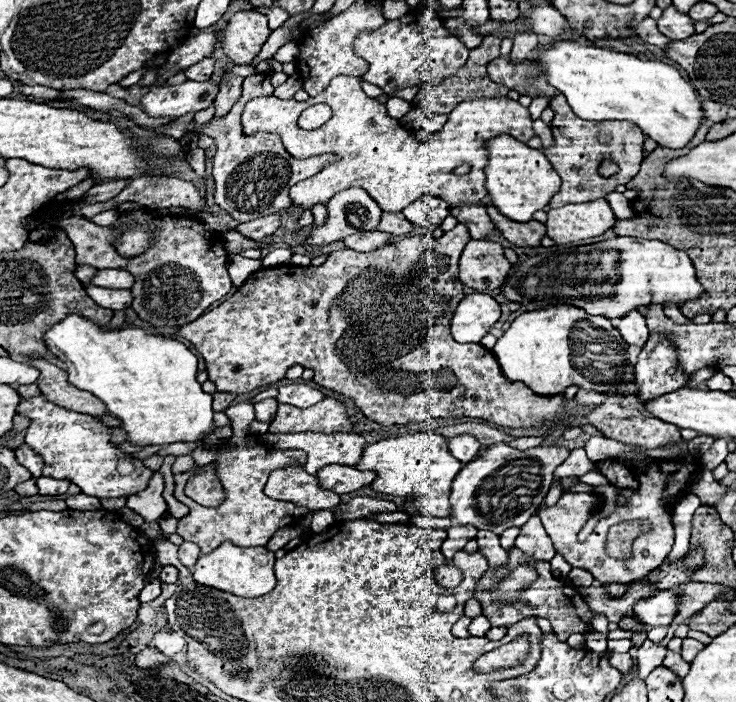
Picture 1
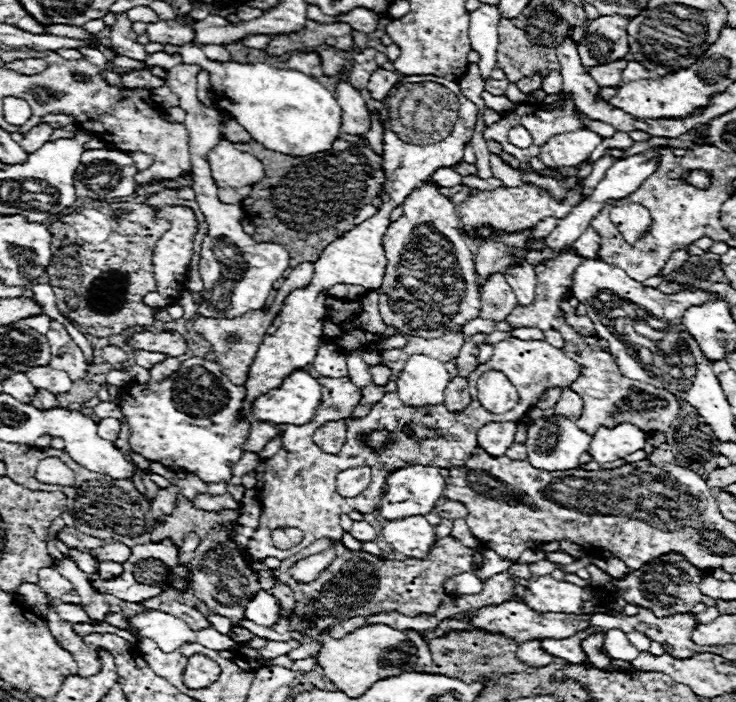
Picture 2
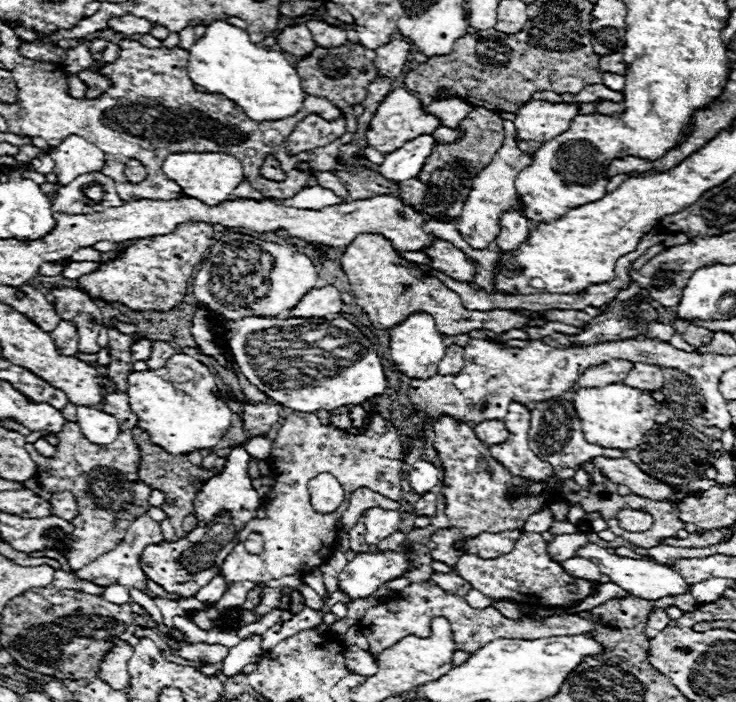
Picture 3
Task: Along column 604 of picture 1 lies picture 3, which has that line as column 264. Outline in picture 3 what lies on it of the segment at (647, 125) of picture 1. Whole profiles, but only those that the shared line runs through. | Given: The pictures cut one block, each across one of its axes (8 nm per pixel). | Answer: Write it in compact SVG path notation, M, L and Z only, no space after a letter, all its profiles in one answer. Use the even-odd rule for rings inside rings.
M222 20L210 24L204 36L190 48L188 74L194 84L204 86L206 92L226 96L256 122L282 120L294 116L304 106L306 92L302 90L296 68L286 60L286 56L256 46L250 42L246 30Z

